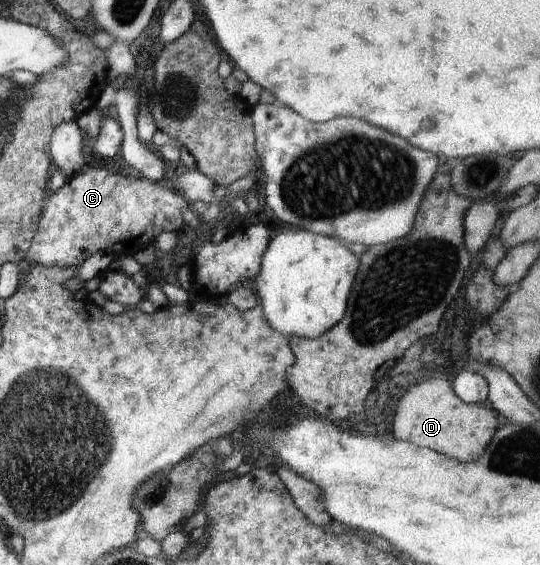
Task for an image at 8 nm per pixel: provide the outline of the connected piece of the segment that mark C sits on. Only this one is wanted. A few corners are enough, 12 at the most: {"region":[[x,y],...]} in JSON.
{"region":[[84,169],[44,201],[24,265],[133,256],[186,232],[166,180]]}

